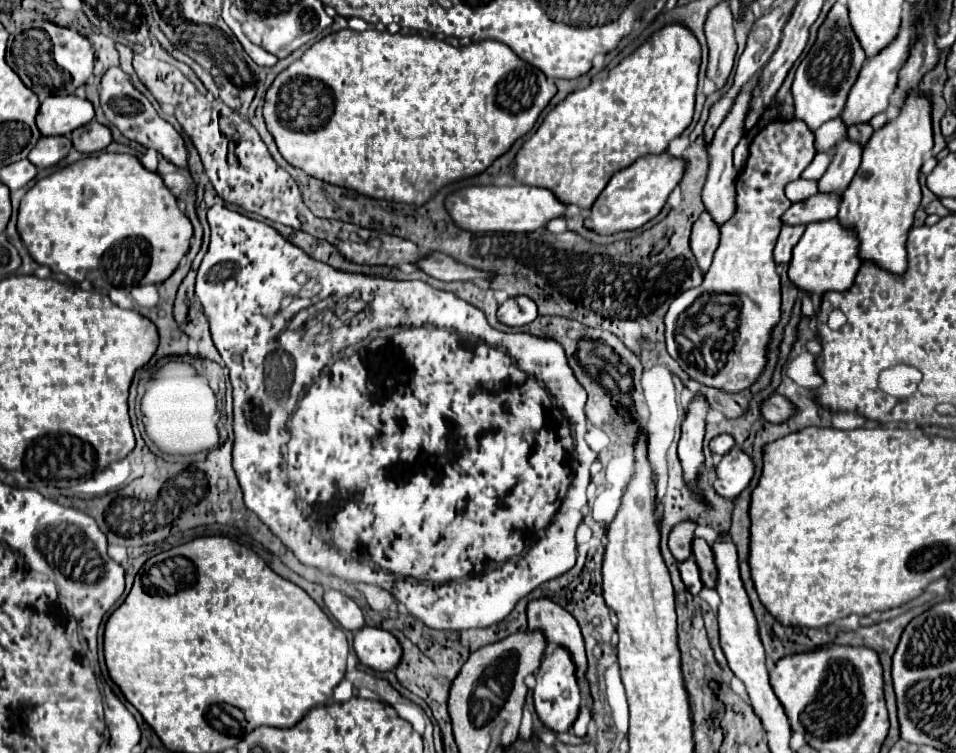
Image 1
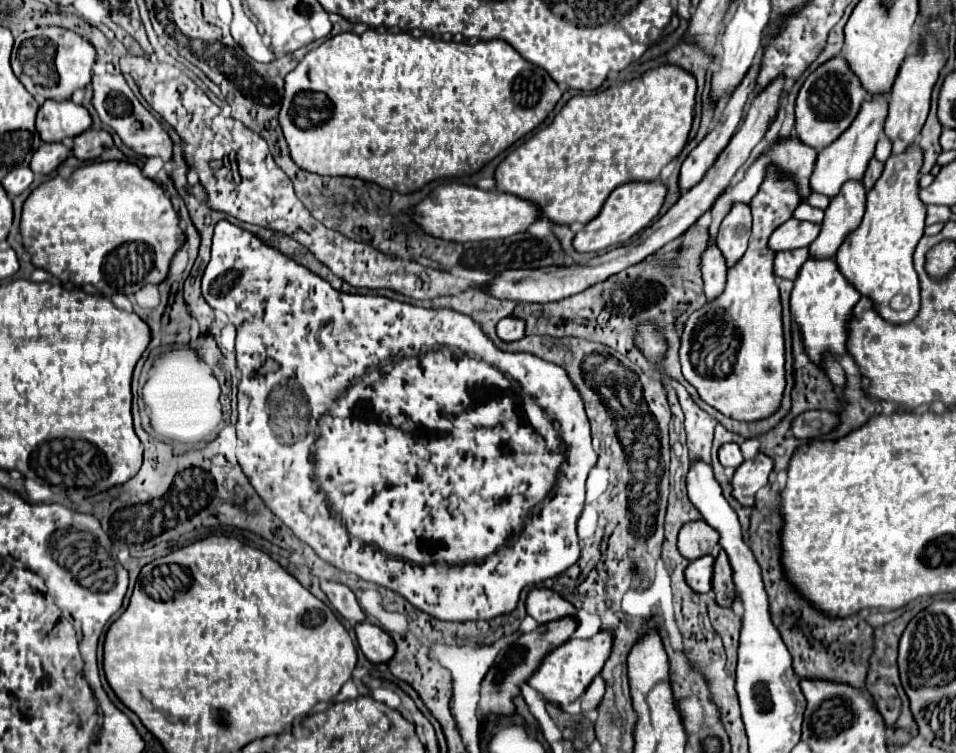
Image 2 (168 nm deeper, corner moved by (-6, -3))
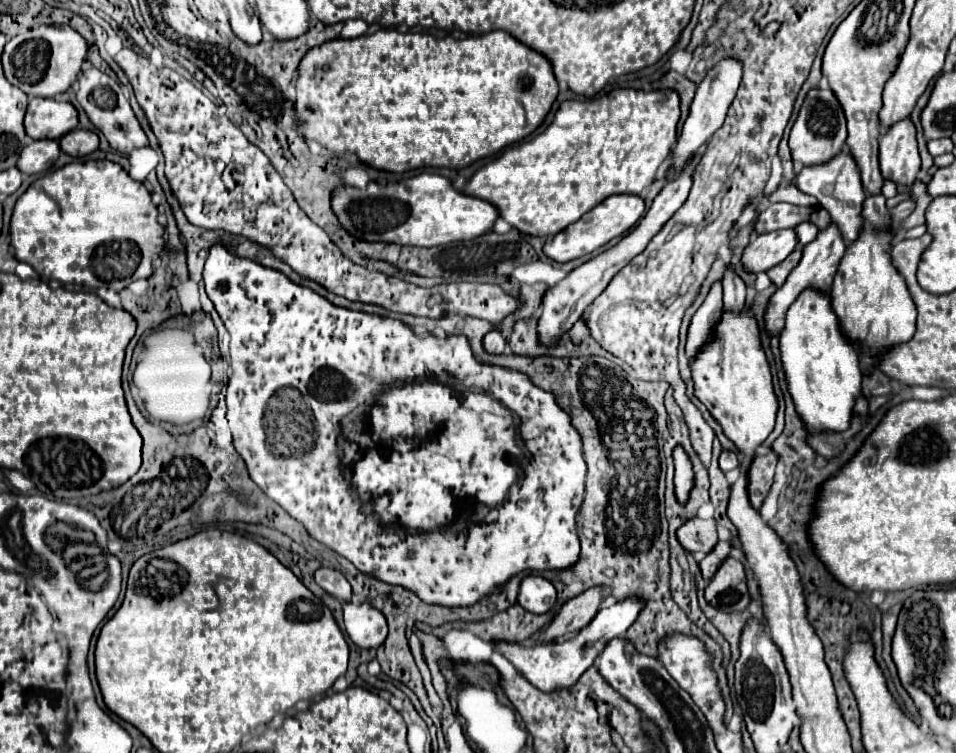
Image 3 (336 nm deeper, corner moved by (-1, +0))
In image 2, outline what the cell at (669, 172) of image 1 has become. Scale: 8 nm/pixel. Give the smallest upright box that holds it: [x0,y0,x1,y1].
[572,182,666,252]

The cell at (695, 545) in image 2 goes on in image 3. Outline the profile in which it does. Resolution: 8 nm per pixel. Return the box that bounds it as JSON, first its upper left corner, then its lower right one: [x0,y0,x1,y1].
[677,517,717,559]

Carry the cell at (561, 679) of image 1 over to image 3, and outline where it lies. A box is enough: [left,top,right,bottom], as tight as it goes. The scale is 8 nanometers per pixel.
[493,599,641,691]

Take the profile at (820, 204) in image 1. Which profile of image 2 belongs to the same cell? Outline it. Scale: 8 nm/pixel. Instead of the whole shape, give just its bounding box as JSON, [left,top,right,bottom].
[768,218,820,252]

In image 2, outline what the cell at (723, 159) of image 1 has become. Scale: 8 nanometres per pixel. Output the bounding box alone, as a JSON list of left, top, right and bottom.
[716,204,752,268]

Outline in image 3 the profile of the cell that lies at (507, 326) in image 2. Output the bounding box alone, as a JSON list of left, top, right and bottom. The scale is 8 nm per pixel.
[483,329,507,353]

